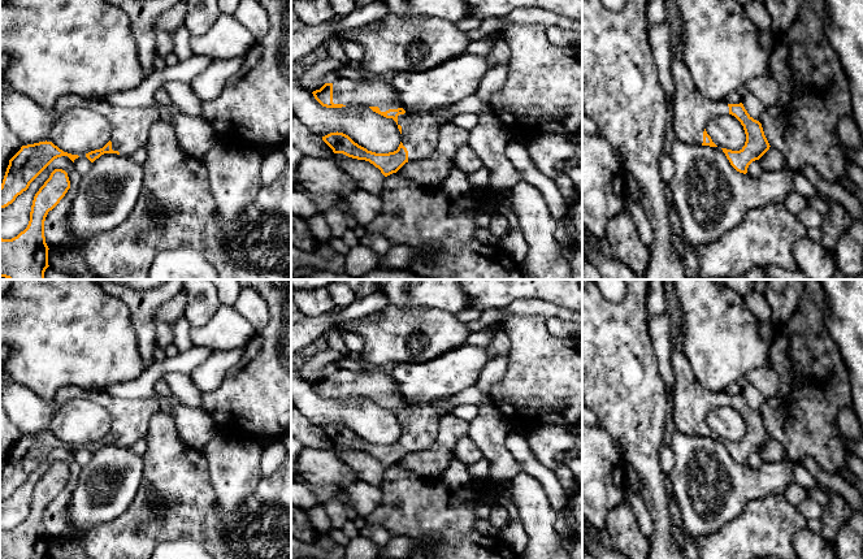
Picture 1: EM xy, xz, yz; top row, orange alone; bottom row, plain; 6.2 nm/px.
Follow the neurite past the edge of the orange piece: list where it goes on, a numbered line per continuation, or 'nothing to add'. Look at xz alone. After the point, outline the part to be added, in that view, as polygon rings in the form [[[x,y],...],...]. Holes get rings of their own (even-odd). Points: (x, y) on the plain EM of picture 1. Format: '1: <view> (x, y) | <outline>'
1: xz (373, 384) | [[[370,368],[361,373],[338,369],[331,374],[334,395],[378,398],[381,403],[403,399],[394,380],[381,368]]]

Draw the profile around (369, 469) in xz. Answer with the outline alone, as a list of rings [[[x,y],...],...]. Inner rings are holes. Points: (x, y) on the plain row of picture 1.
[[[334,445],[333,450],[355,471],[359,480],[373,486],[381,486],[385,467],[378,459],[369,452],[352,450],[343,445]]]

